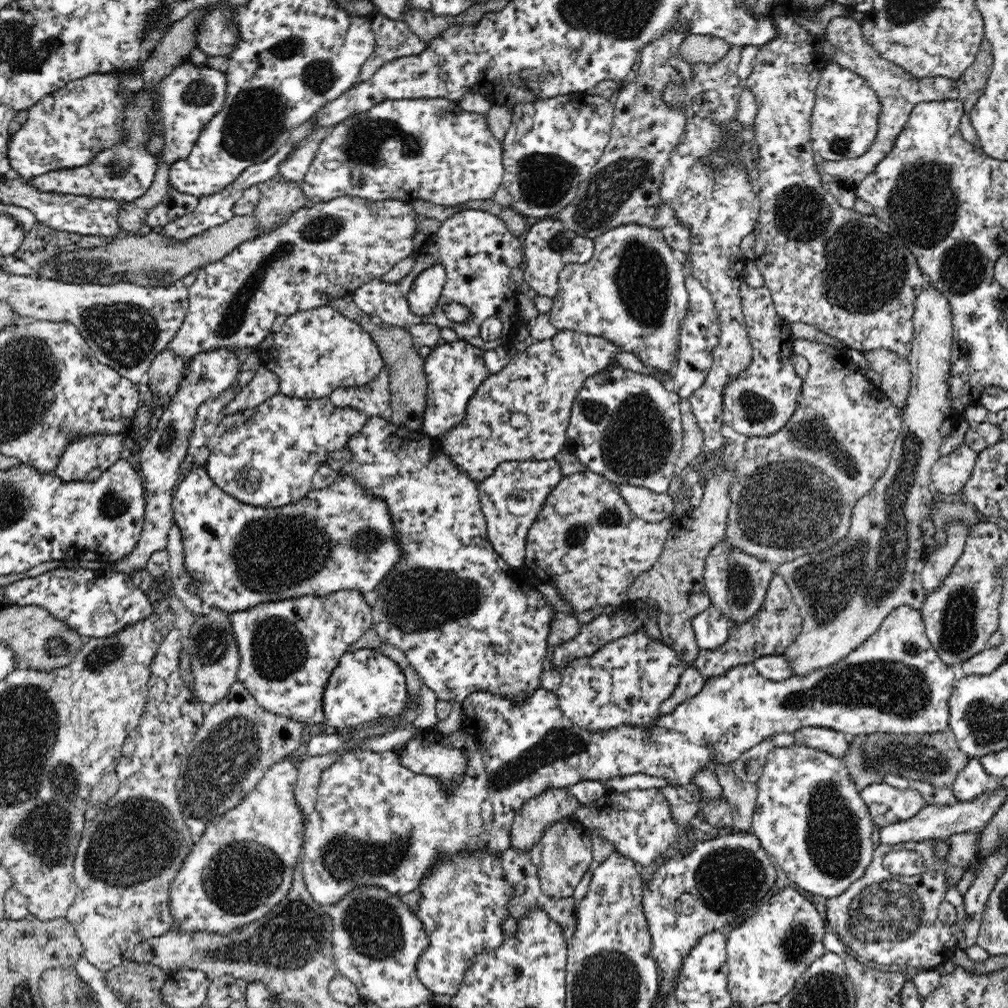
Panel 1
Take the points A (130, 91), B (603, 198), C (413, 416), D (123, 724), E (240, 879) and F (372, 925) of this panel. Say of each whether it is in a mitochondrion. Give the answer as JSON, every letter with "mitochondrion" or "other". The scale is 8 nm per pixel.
{"A":"other","B":"mitochondrion","C":"other","D":"other","E":"mitochondrion","F":"mitochondrion"}

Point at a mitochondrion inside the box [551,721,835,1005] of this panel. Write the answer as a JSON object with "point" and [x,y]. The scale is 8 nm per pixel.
{"point":[729,878]}

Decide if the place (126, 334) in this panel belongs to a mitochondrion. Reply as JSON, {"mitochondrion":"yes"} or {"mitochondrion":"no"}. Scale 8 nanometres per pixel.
{"mitochondrion":"yes"}

